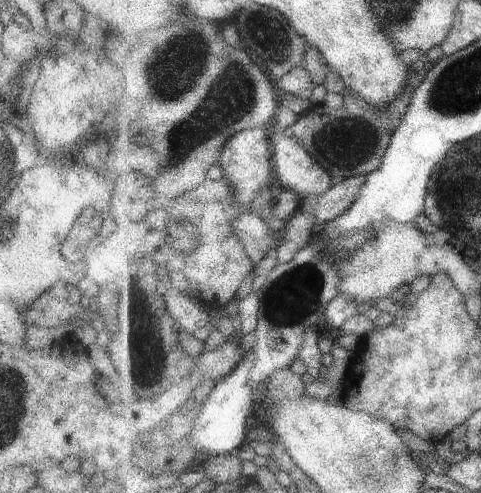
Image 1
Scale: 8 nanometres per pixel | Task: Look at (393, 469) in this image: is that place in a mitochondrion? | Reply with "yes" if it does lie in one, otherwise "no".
yes

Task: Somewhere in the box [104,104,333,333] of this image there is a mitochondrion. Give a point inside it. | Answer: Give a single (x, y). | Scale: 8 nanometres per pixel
(290, 298)

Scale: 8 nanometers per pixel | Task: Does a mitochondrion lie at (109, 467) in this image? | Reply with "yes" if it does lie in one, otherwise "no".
no

